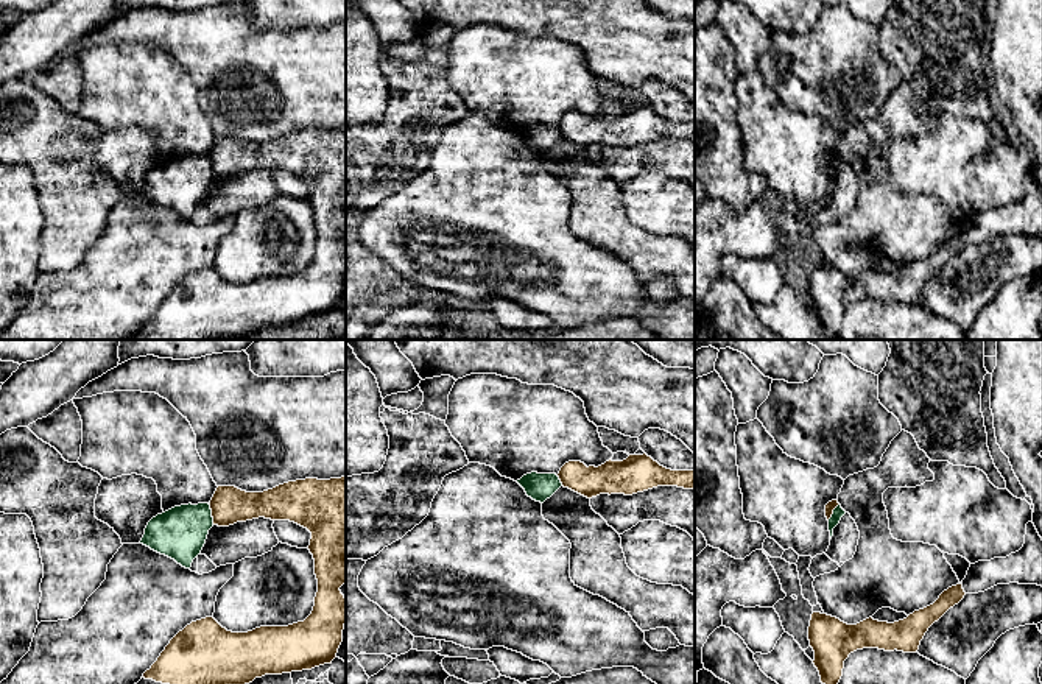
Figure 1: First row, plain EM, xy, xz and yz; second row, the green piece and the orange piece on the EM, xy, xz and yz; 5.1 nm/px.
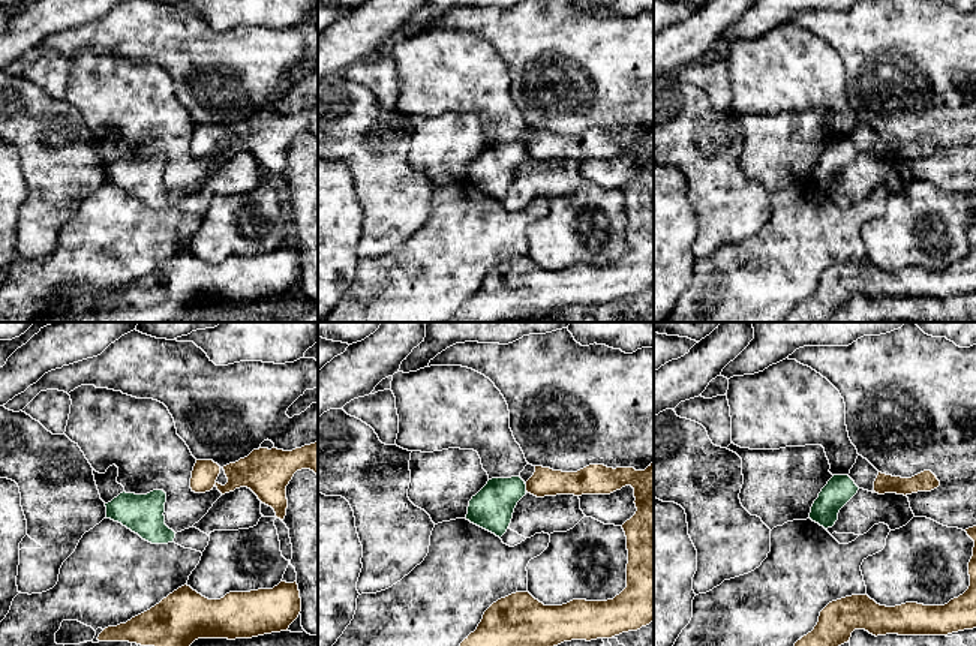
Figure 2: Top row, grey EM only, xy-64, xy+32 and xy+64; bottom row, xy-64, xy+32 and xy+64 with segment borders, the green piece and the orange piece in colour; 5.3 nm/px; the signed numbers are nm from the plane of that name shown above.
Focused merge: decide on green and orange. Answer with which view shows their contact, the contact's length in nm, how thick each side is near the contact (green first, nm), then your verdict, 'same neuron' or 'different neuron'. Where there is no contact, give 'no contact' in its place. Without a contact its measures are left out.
meets green in xy; contact 120 nm long; 280 nm thick on the green side, 190 nm on the other; different neuron

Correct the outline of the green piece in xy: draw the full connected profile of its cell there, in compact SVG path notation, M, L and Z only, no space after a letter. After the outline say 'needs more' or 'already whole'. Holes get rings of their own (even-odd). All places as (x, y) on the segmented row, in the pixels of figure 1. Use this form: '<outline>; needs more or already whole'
M209 503L181 505L153 517L140 544L190 569L212 527Z; already whole

